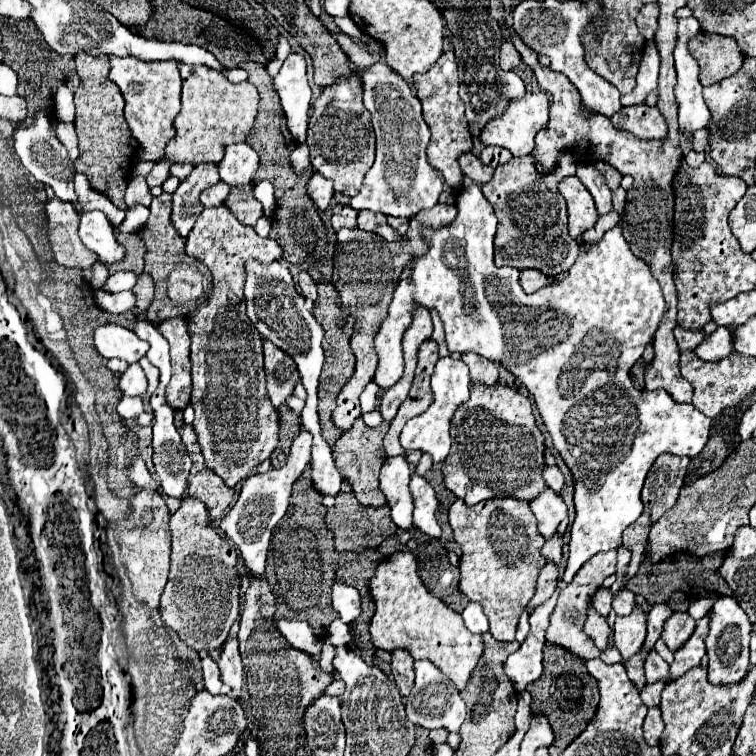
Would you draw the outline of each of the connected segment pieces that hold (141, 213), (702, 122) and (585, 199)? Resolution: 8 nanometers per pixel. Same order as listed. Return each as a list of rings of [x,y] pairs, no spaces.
[[[135,203],[133,207],[125,207],[125,221],[121,223],[119,231],[129,233],[129,231],[139,231],[149,217],[149,207],[143,203]]]
[[[687,17],[687,19],[681,19],[679,21],[679,33],[677,33],[677,45],[675,45],[675,51],[673,51],[673,57],[675,57],[675,69],[677,69],[677,87],[675,87],[675,97],[677,97],[678,104],[678,124],[679,131],[686,137],[691,139],[695,131],[707,127],[711,123],[711,111],[701,95],[703,91],[703,85],[699,81],[699,67],[697,67],[697,61],[689,55],[689,49],[687,49],[687,43],[693,35],[697,35],[701,31],[701,25],[695,17]]]
[[[575,175],[565,177],[559,183],[559,191],[565,197],[569,209],[569,235],[579,237],[583,231],[591,229],[597,223],[597,209],[593,197]]]

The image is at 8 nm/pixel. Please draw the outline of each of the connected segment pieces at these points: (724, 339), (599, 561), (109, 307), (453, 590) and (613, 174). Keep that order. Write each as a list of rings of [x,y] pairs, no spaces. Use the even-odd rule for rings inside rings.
[[[719,327],[713,335],[705,337],[705,341],[695,349],[697,357],[703,361],[721,361],[733,353],[733,329],[731,327]]]
[[[601,551],[601,555],[595,555],[593,559],[589,559],[573,577],[571,583],[565,585],[565,589],[559,593],[559,601],[555,605],[555,611],[551,613],[551,625],[547,629],[547,641],[561,645],[569,651],[573,651],[577,657],[583,659],[593,659],[599,657],[605,663],[617,663],[623,661],[619,651],[615,647],[607,647],[607,651],[599,651],[593,643],[593,639],[589,635],[583,633],[583,621],[585,621],[585,609],[587,609],[587,601],[593,597],[595,593],[595,585],[597,589],[601,587],[601,583],[615,573],[615,561],[617,561],[617,551]]]
[[[97,291],[95,293],[95,301],[103,311],[115,313],[115,315],[137,309],[137,295],[133,291],[121,291],[121,293]]]
[[[417,527],[407,529],[407,531],[403,531],[403,533],[399,531],[399,533],[391,535],[391,537],[389,537],[389,543],[383,543],[383,545],[379,547],[379,551],[381,551],[385,557],[391,555],[393,551],[401,551],[401,549],[411,551],[411,553],[417,557],[417,563],[419,563],[419,575],[421,575],[421,579],[425,581],[427,589],[429,589],[435,597],[443,599],[453,611],[463,613],[463,609],[467,607],[469,599],[467,599],[467,597],[459,591],[459,587],[457,587],[457,583],[459,583],[459,571],[449,563],[447,549],[445,549],[437,539],[433,539],[433,537],[425,535],[425,533],[421,533]]]
[[[595,163],[595,167],[605,175],[607,185],[609,185],[613,191],[617,191],[617,189],[621,187],[621,179],[623,179],[623,175],[621,175],[615,167],[609,167],[607,163]]]

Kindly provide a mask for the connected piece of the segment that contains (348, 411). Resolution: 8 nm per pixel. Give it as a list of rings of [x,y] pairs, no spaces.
[[[341,229],[337,231],[337,249],[335,249],[335,267],[333,267],[333,285],[339,291],[341,303],[355,317],[355,331],[351,337],[351,349],[355,353],[355,373],[341,389],[337,397],[337,407],[333,411],[335,425],[345,431],[359,417],[359,395],[369,381],[373,381],[377,369],[375,337],[381,329],[381,319],[387,315],[389,299],[397,289],[399,277],[405,263],[409,261],[409,249],[401,243],[389,243],[379,235],[361,229]]]

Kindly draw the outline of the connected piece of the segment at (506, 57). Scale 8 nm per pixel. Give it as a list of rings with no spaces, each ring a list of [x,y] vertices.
[[[505,41],[501,45],[501,67],[503,69],[515,69],[521,63],[521,55],[517,55],[517,49],[513,47],[511,41]]]

